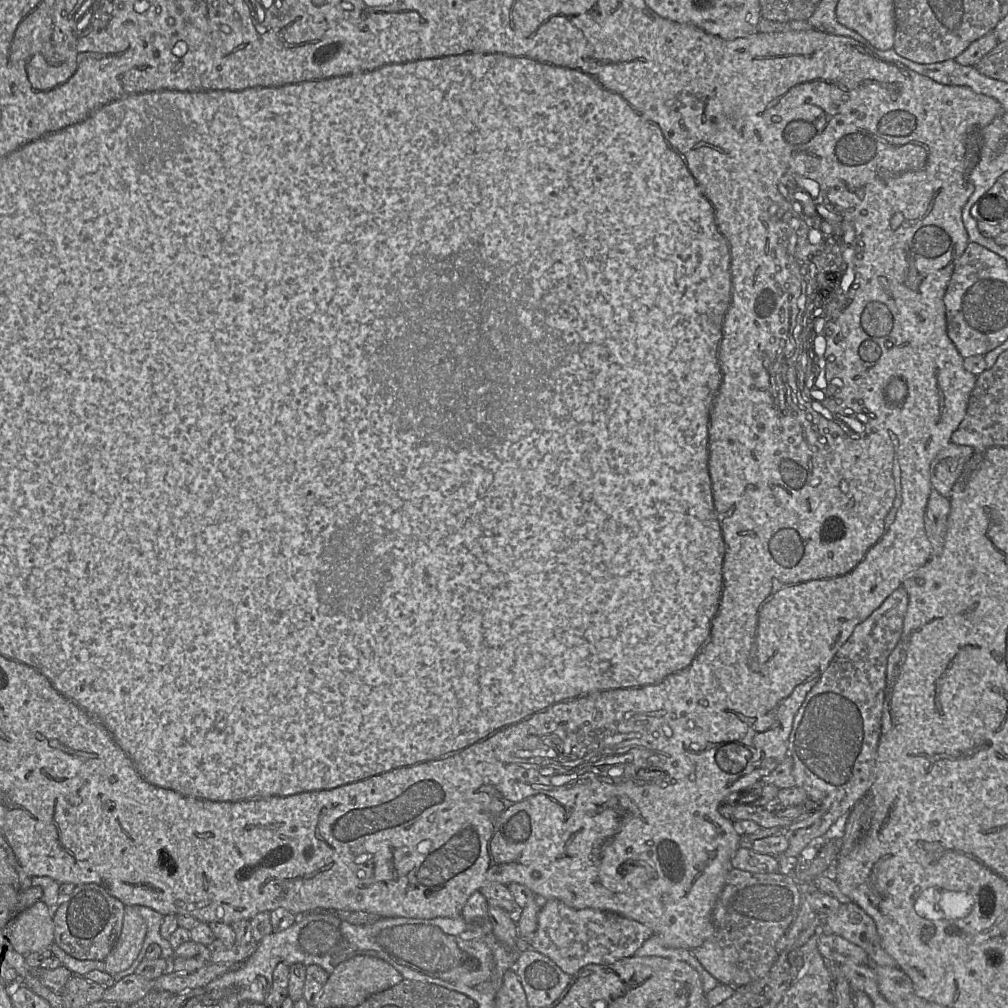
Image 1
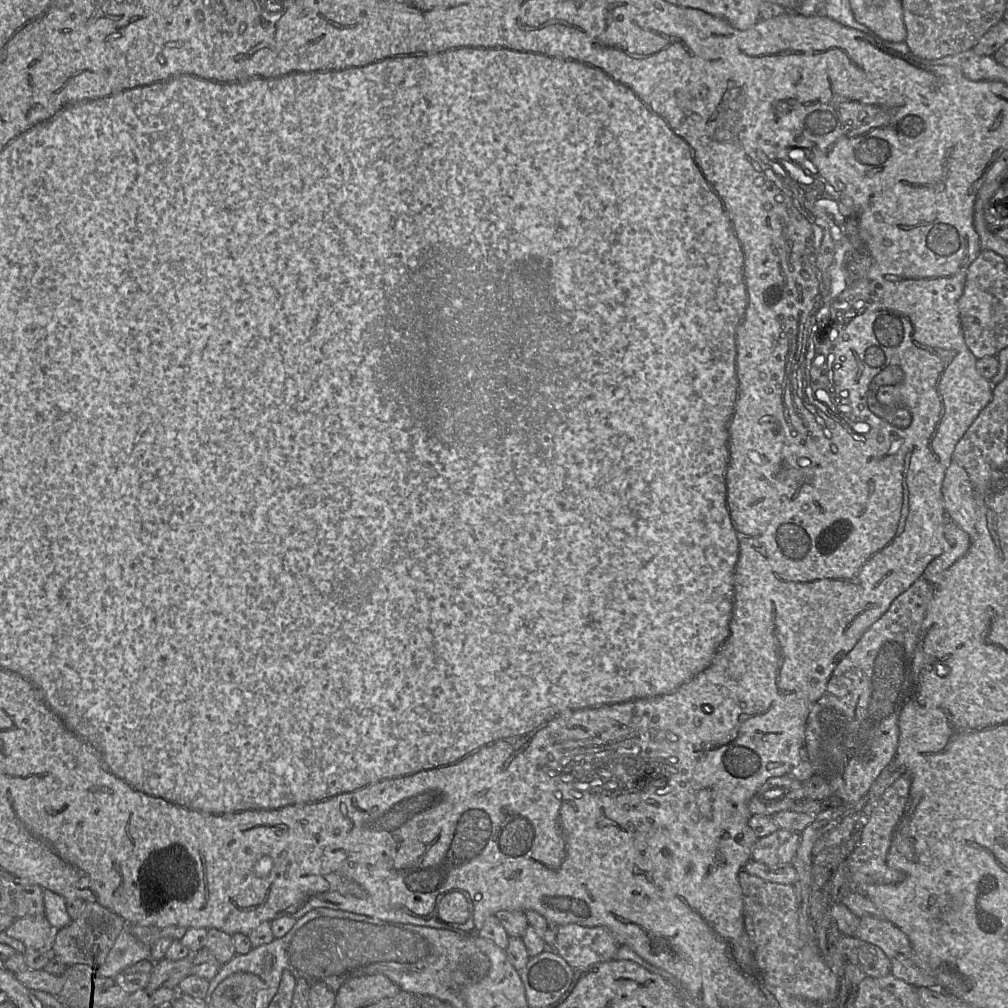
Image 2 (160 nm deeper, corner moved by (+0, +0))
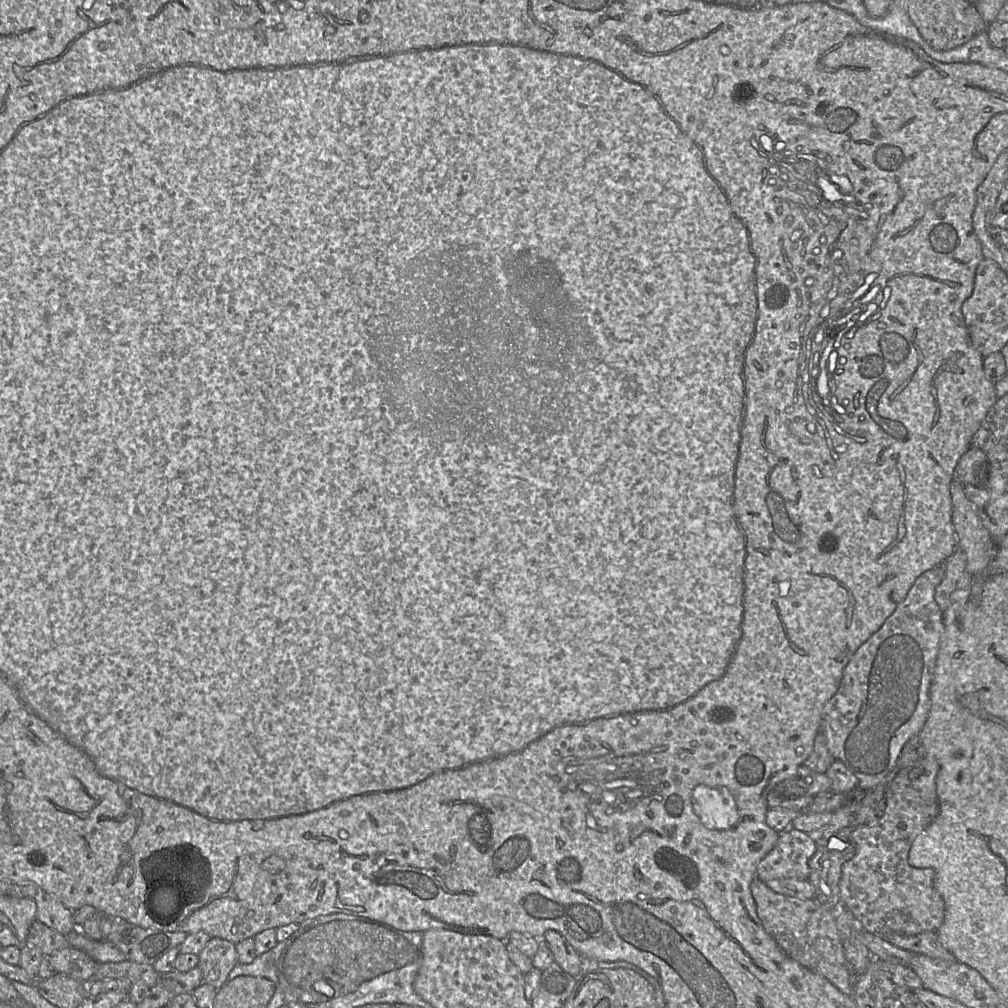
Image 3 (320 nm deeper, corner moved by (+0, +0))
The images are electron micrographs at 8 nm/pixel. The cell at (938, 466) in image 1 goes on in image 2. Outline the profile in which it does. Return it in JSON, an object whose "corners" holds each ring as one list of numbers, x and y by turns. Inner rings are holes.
{"corners":[[952,461,946,469,942,483,942,496,947,520,952,520,967,532,971,541,977,536,976,492,966,470,956,461]]}

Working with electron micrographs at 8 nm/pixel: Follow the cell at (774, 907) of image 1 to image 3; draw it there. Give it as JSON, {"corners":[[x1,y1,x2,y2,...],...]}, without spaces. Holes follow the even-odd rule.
{"corners":[[755,877,750,885,756,905,756,912,766,932,779,947,793,960,812,972,829,980,840,992,853,996,853,986,846,967,843,941,835,921,835,911,823,907,817,900,799,899,772,891,763,881]]}

